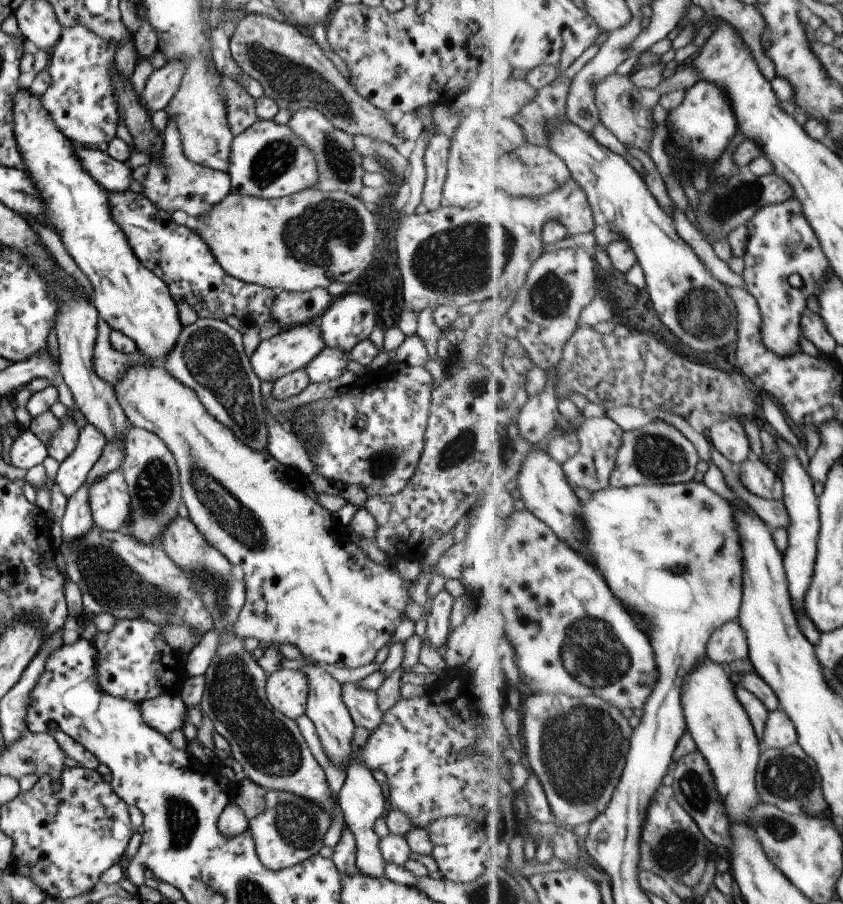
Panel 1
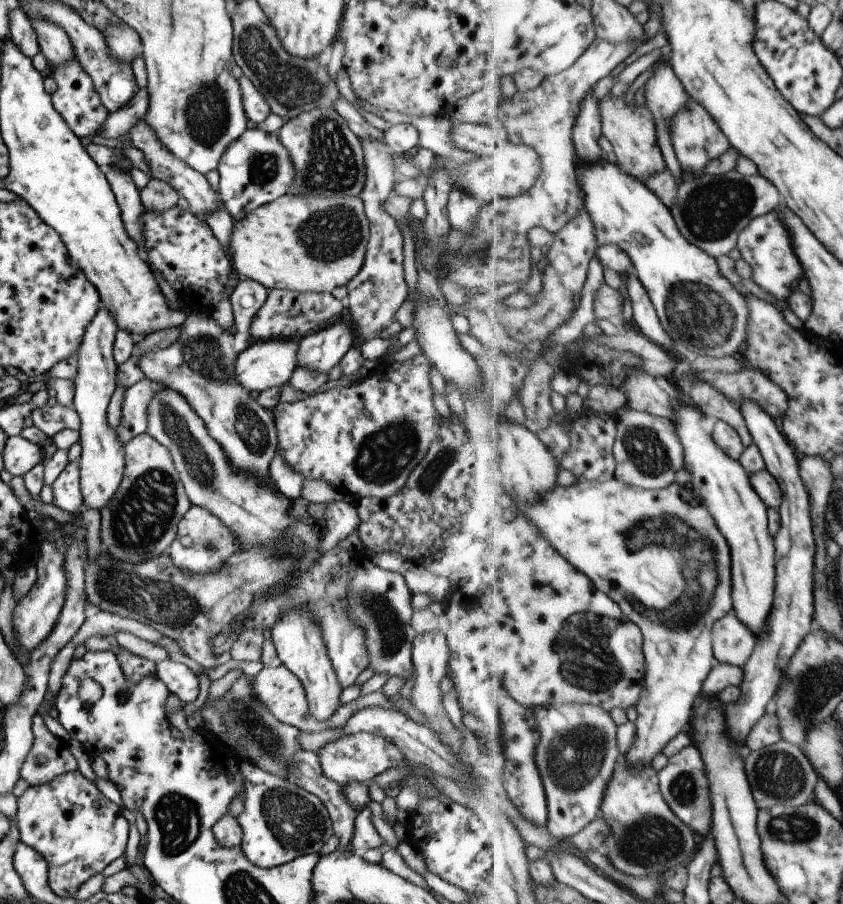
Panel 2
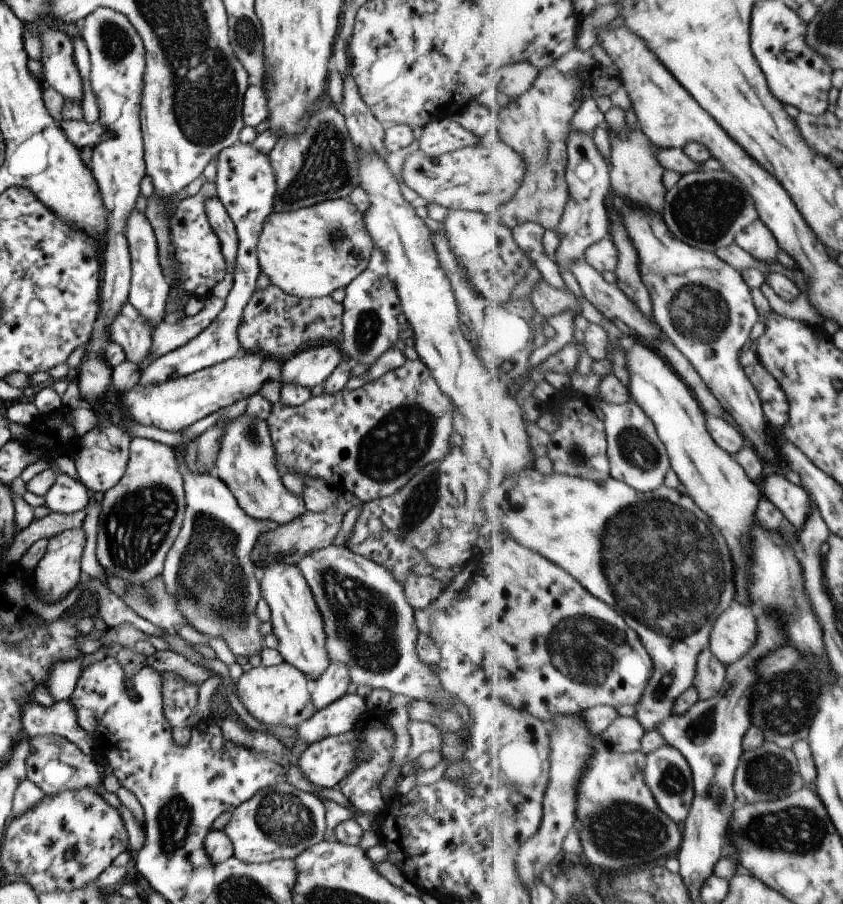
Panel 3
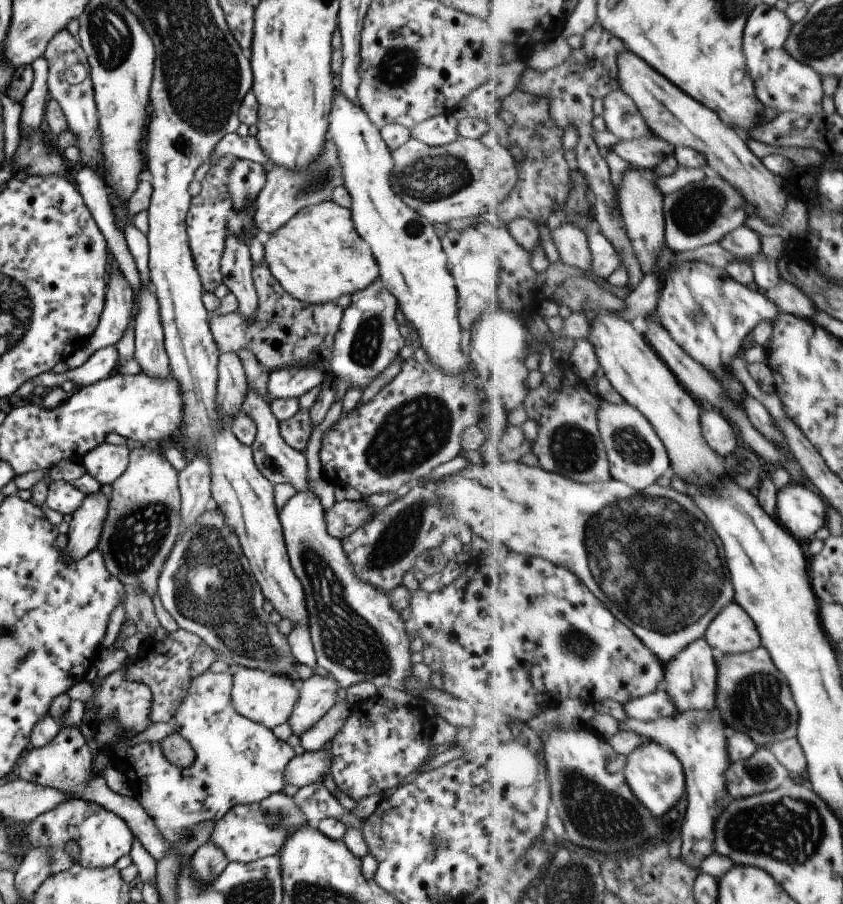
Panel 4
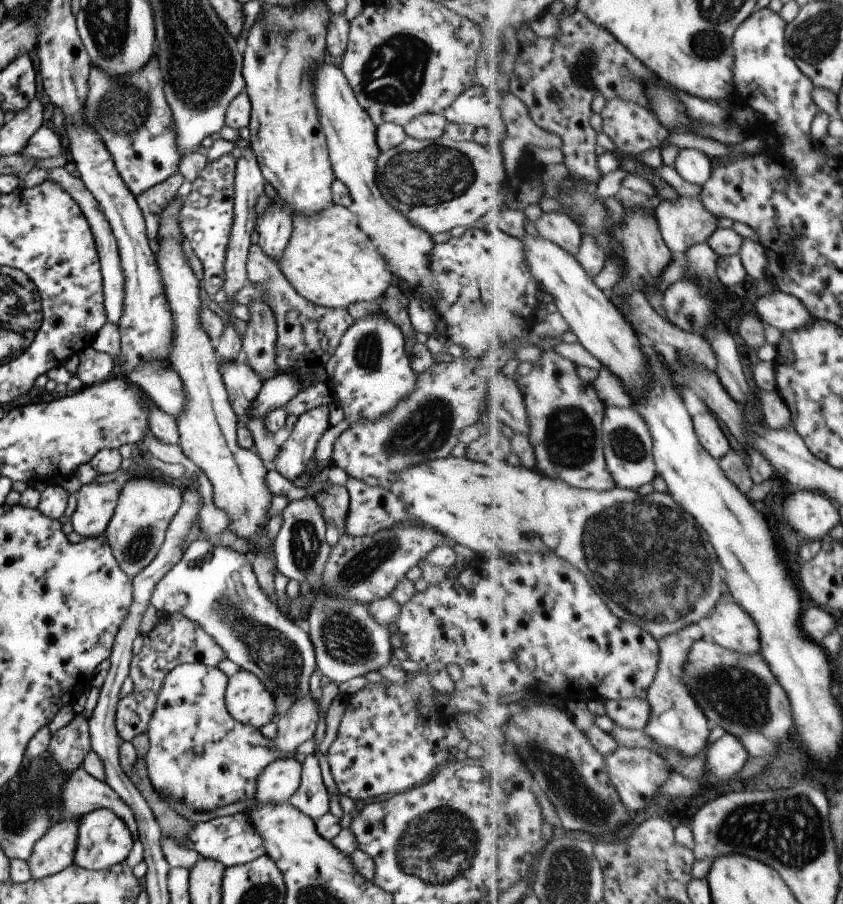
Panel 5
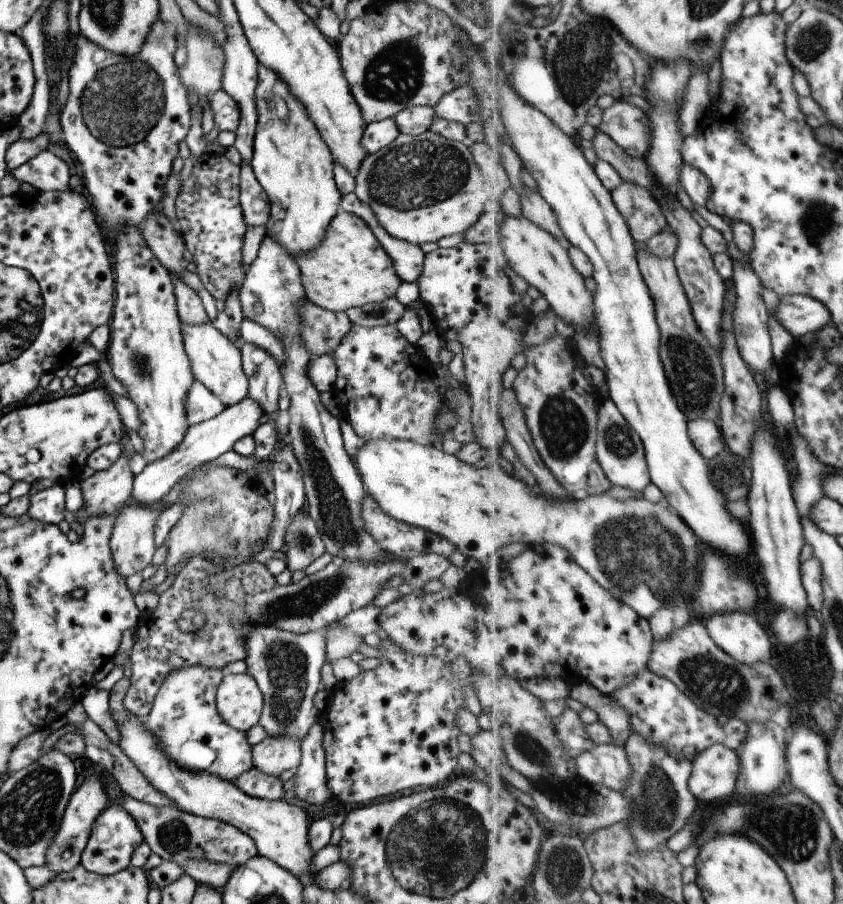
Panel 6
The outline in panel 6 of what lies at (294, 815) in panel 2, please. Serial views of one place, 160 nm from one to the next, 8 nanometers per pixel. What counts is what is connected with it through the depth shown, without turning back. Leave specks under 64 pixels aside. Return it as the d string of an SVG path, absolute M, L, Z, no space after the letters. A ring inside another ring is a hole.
M128 795L119 797L119 800L109 800L109 804L111 803L119 804L121 808L125 808L125 812L129 812L135 818L143 841L149 846L150 851L162 860L174 862L177 865L185 864L187 860L203 860L235 864L237 867L258 855L253 840L249 836L219 820L197 817L171 806L150 806Z

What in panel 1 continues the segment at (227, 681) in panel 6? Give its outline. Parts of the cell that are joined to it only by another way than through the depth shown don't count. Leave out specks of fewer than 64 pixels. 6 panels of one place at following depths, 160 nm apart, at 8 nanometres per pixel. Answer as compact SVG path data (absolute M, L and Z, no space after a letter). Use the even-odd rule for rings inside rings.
M278 669L271 672L266 676L264 691L277 714L293 721L304 715L307 680L301 670Z

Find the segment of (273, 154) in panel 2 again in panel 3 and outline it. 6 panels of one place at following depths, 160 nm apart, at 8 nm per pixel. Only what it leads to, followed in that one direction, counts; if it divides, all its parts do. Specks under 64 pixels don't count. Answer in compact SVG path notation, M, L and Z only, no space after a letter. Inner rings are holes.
M240 143L221 149L215 158L216 197L231 219L237 239L236 257L232 272L232 287L224 298L224 305L215 320L195 338L160 357L155 357L141 369L138 382L141 385L162 383L173 378L184 377L195 371L210 367L235 356L240 344L237 329L242 319L245 304L253 294L259 276L256 244L265 217L272 211L276 178L268 154L256 151L251 143Z

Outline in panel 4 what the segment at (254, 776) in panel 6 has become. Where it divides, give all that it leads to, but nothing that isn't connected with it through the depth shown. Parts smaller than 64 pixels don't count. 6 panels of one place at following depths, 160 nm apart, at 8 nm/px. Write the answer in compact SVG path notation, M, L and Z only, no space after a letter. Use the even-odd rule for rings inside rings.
M327 748L315 750L315 752L297 751L294 758L291 758L283 770L285 784L297 788L321 782L323 774L329 773L331 766L331 754Z

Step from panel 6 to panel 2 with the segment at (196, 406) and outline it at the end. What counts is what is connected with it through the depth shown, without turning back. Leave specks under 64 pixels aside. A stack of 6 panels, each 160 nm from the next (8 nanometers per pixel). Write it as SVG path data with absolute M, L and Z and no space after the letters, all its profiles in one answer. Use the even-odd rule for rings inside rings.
M109 166L102 167L102 170L118 204L124 229L129 238L134 240L141 258L145 260L146 253L142 241L142 228L139 223L139 215L143 208L140 203L138 188L127 171L118 171Z

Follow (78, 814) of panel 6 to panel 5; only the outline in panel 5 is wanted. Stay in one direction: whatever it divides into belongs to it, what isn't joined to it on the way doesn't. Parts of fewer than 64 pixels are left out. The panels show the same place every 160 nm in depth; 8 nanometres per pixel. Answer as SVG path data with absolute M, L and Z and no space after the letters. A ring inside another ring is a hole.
M65 815L35 842L26 862L32 880L56 874L73 863L78 844L79 817Z

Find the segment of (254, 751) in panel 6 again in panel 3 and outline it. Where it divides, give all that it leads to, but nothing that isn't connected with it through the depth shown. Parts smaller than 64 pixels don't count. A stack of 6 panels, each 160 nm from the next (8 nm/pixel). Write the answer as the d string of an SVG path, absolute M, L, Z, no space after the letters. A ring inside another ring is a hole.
M329 663L325 672L309 685L311 702L319 710L341 698L349 686L348 670L343 663Z

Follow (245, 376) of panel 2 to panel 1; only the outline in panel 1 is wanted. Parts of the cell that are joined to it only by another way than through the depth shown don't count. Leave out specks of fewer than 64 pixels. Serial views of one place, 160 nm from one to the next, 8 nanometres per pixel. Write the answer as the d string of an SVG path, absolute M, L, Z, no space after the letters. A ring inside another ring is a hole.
M316 321L307 322L303 326L282 329L279 334L271 336L269 340L260 340L257 348L249 354L249 366L259 381L275 382L277 378L281 378L285 374L304 368L305 364L311 362L324 347L325 344L321 340Z

